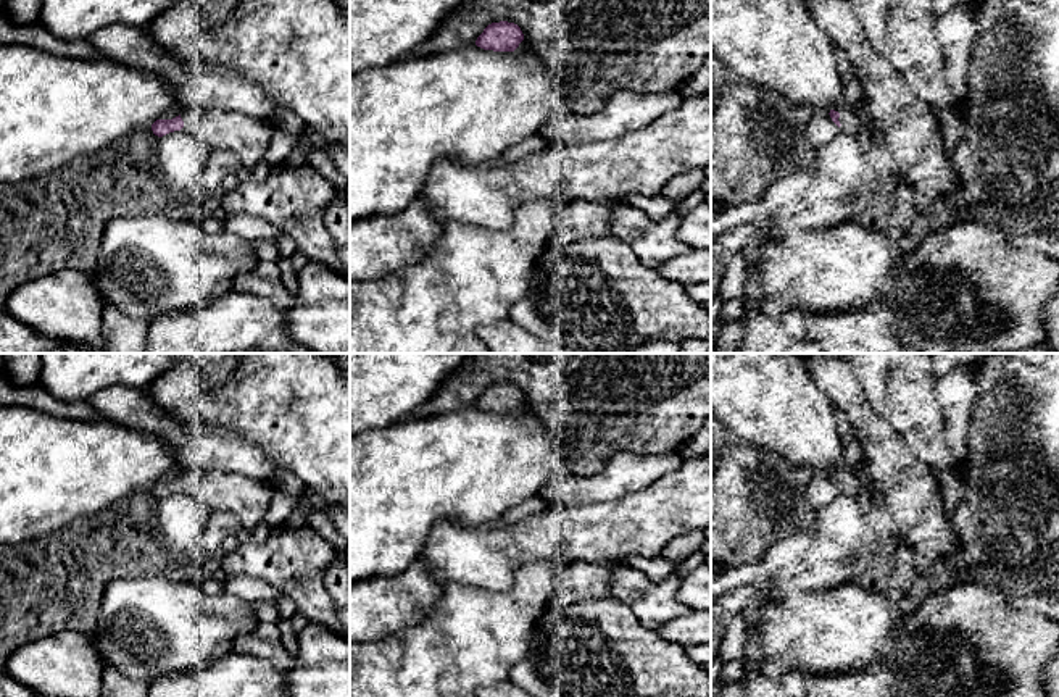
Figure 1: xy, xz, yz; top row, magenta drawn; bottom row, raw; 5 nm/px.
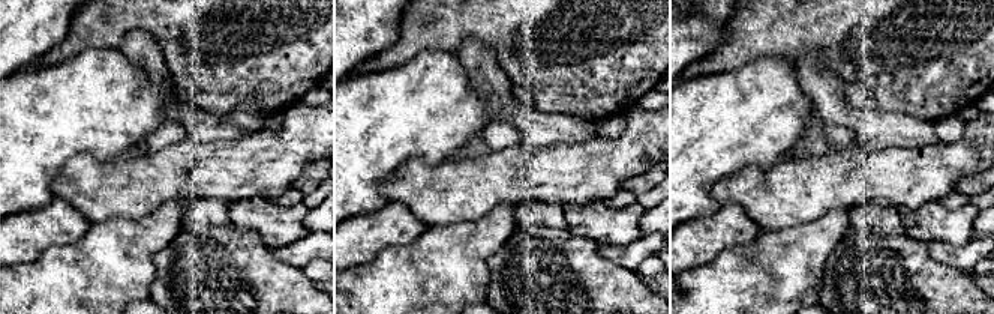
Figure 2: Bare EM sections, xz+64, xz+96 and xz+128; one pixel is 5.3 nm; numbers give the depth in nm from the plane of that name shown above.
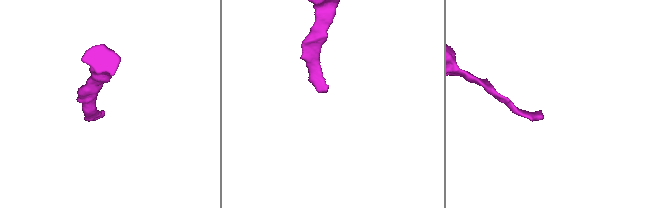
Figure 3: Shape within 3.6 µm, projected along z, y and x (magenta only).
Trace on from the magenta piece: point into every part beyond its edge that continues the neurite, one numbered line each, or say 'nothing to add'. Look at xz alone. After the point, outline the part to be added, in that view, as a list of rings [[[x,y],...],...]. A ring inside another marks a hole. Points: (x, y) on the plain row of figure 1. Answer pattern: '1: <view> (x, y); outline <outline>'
nothing to add

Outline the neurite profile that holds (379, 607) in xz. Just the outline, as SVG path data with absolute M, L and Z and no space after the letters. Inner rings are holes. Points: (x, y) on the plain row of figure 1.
M421 555L400 574L350 584L350 642L387 639L421 623L442 592Z

